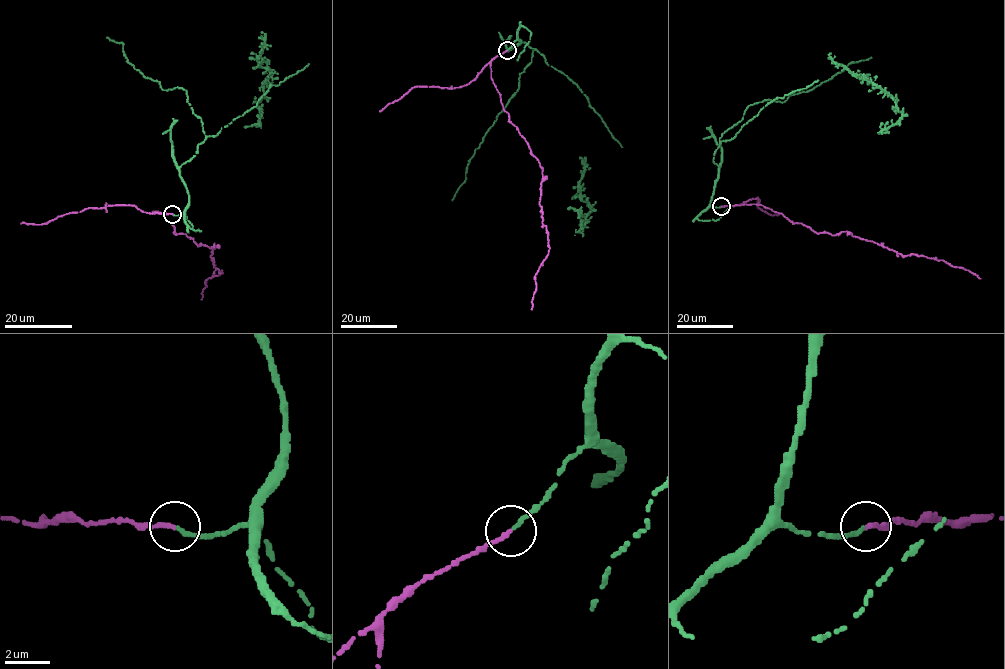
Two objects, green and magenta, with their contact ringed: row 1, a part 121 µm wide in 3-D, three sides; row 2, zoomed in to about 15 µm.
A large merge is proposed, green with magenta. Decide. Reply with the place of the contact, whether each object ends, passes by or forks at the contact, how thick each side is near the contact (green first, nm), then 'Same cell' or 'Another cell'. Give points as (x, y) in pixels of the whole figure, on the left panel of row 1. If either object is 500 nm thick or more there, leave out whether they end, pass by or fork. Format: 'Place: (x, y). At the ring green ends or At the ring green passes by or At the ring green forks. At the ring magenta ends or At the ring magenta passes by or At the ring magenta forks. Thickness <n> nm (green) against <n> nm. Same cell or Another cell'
Place: (172, 214). At the ring green ends. At the ring magenta ends. Thickness 220 nm (green) against 240 nm. Same cell

